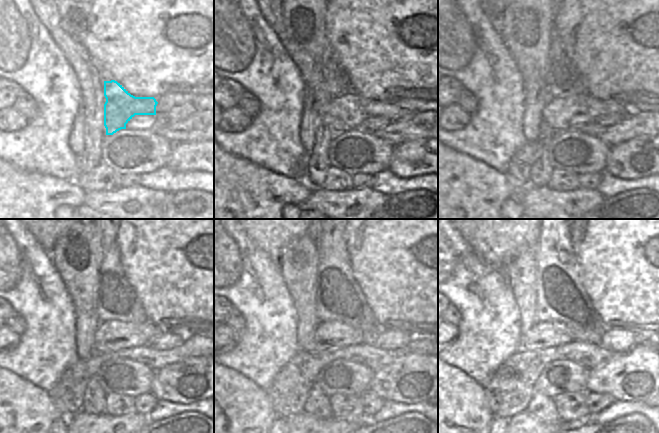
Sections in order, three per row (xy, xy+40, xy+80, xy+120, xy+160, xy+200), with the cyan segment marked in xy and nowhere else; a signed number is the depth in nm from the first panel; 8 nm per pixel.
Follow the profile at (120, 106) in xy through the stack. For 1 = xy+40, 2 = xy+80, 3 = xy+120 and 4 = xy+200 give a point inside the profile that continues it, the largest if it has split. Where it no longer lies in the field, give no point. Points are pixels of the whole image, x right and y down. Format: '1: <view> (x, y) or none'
1: xy+40 (346, 112)
2: xy+80 (562, 113)
3: xy+120 (110, 336)
4: xy+200 (551, 333)

